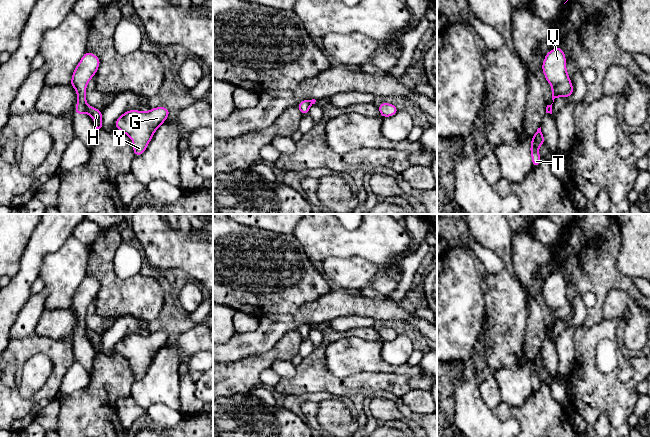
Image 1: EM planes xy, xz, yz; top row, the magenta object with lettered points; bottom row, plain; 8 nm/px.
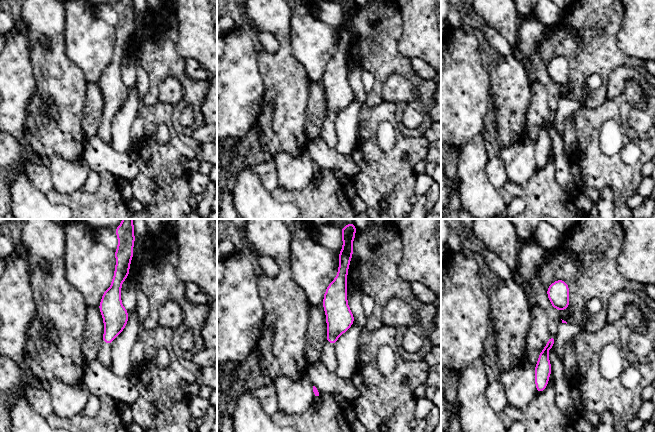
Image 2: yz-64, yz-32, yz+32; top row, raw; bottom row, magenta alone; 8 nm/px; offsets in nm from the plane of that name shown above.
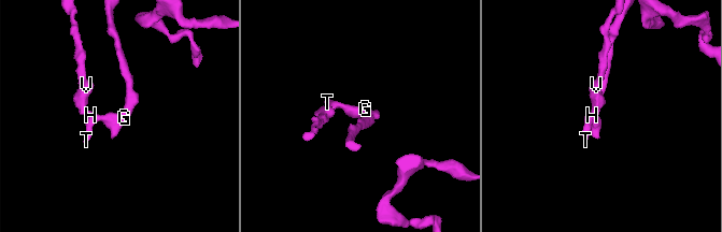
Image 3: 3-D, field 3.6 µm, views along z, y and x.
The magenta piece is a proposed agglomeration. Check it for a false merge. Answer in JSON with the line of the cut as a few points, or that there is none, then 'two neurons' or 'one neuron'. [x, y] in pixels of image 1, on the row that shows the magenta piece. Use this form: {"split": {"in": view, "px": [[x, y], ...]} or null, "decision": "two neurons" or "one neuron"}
{"split": {"in": "xy", "px": [[88, 105], [87, 112]]}, "decision": "two neurons"}

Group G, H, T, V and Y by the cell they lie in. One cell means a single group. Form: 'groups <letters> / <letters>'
groups G H T Y / V

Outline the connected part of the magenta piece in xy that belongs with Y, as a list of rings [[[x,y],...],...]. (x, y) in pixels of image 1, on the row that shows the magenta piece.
[[[157,107],[147,112],[129,110],[115,121],[115,127],[133,140],[132,146],[136,157],[145,152],[153,134],[169,114],[165,107]]]

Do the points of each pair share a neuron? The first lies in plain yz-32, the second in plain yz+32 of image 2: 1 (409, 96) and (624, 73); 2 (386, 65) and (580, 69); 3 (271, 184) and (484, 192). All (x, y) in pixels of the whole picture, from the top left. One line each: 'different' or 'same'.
1: same
2: same
3: different

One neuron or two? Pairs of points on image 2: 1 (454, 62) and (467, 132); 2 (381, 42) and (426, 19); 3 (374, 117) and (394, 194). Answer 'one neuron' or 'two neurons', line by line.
1: one neuron
2: two neurons
3: one neuron

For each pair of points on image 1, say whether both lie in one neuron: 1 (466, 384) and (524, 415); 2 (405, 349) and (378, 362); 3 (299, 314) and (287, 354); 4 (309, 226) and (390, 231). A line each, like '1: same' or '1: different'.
1: different
2: different
3: different
4: same

